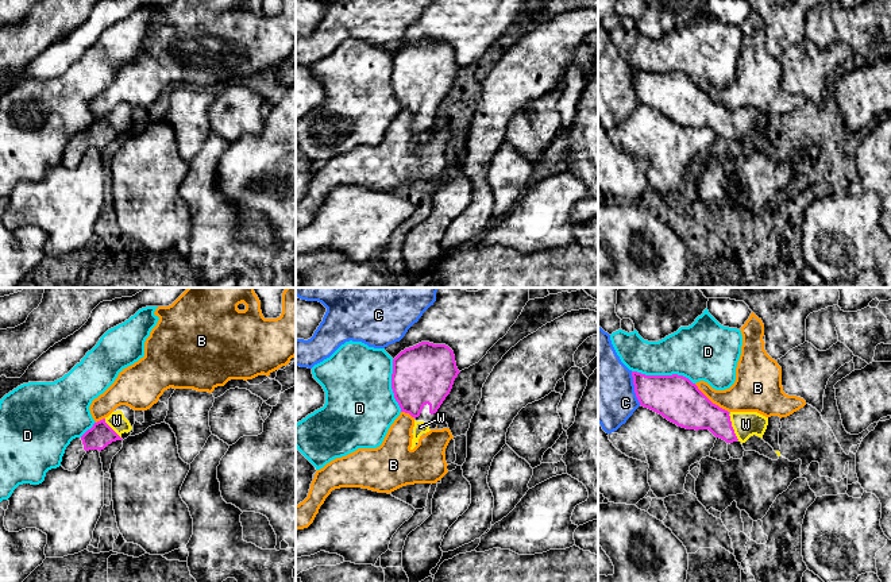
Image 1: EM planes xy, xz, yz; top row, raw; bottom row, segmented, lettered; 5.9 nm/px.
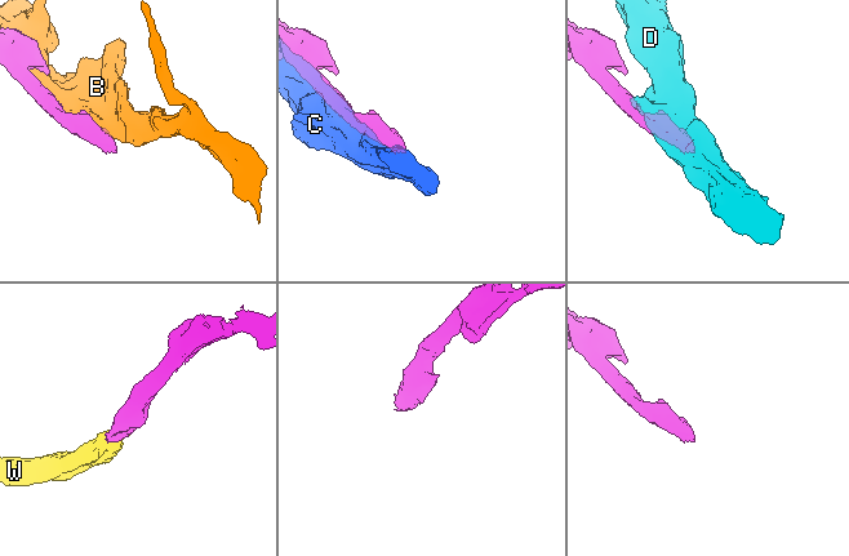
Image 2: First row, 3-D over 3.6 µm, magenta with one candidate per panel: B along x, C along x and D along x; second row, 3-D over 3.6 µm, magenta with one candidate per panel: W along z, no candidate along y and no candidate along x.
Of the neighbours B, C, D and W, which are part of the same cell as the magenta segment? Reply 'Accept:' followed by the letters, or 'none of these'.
Accept: W

